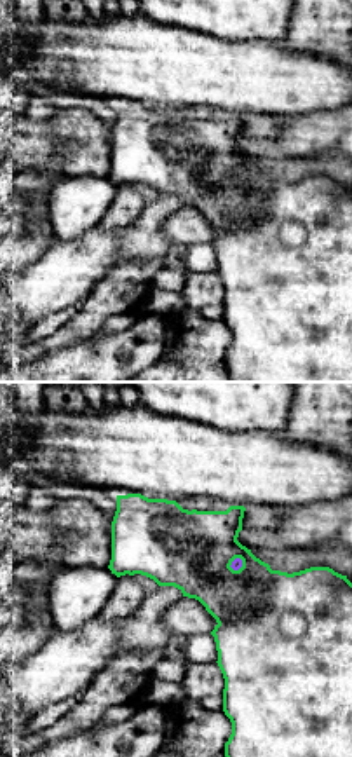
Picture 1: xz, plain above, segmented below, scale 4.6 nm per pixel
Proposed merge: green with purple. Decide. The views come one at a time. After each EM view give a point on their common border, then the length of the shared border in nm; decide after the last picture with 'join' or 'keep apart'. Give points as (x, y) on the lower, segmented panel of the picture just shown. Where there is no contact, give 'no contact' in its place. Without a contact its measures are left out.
contact (236, 557); length 80 nm

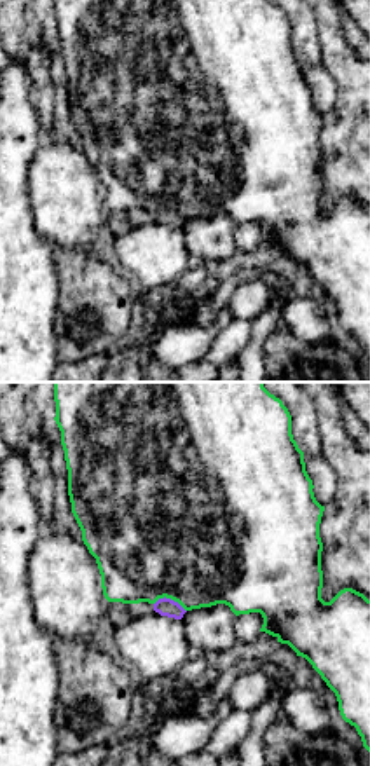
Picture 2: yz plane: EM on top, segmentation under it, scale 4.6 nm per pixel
contact (170, 597); length 160 nm

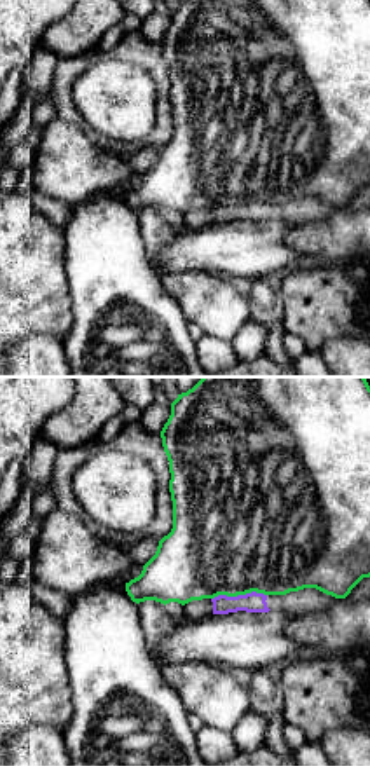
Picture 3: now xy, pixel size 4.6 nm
contact (238, 594); length 260 nm

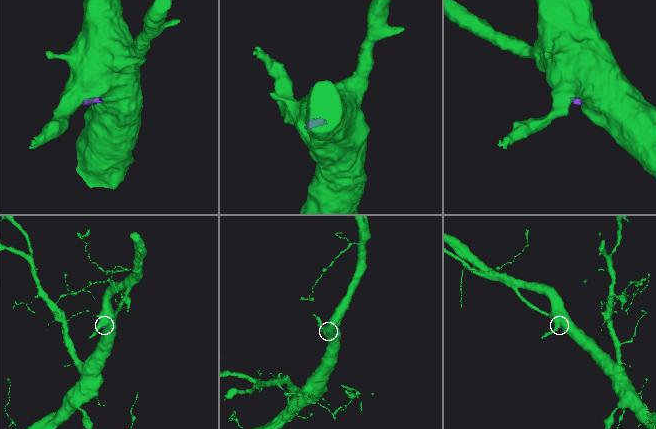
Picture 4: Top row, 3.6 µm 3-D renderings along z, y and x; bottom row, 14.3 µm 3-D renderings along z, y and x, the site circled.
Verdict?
keep apart

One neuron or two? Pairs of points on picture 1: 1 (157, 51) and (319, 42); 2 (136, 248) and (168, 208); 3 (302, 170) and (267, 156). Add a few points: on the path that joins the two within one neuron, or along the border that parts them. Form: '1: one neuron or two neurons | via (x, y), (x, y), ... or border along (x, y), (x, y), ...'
1: two neurons | border along (283, 42), (288, 49), (323, 58)
2: one neuron | via (145, 238), (148, 225), (157, 217)
3: one neuron | via (293, 170), (276, 163)

